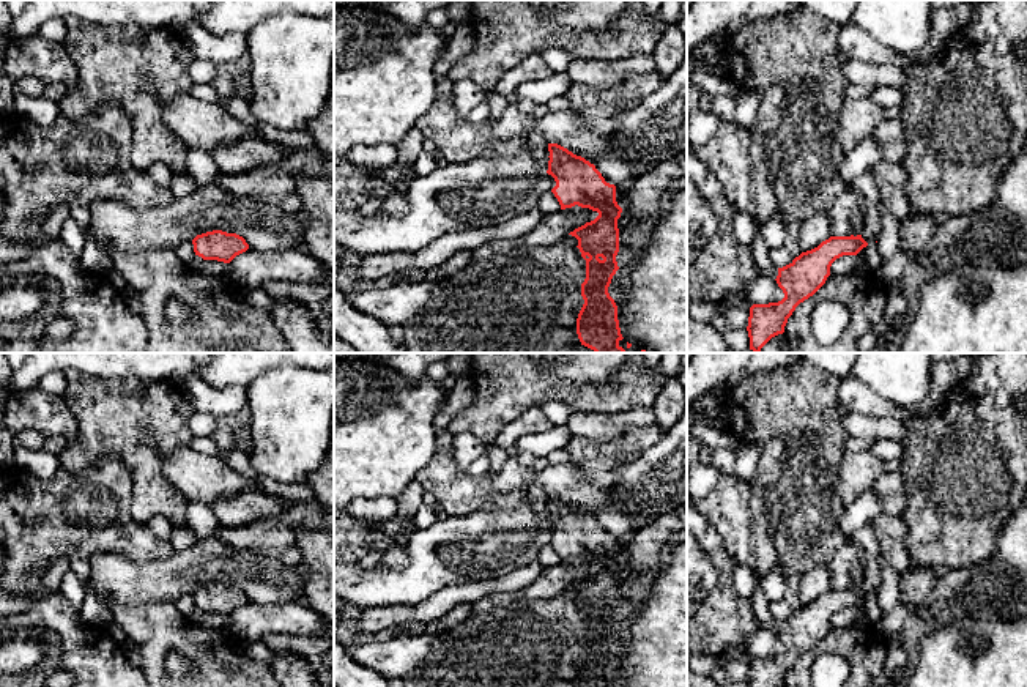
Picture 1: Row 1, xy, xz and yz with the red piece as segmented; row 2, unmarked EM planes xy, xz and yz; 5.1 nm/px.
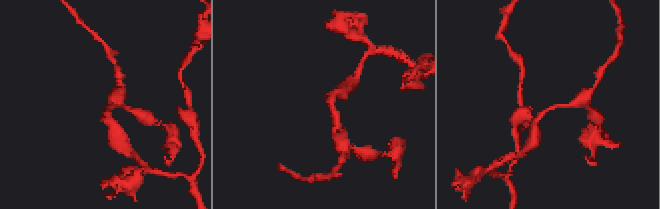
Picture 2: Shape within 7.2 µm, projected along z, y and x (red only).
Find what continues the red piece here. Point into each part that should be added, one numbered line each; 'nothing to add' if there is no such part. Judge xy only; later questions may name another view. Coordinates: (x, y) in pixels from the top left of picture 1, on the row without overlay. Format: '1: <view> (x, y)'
1: xy (112, 575)

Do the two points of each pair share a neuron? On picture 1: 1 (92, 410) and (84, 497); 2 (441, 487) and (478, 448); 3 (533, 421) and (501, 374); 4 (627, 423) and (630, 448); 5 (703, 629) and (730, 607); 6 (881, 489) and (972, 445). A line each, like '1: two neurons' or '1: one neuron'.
1: two neurons
2: two neurons
3: two neurons
4: two neurons
5: one neuron
6: two neurons

